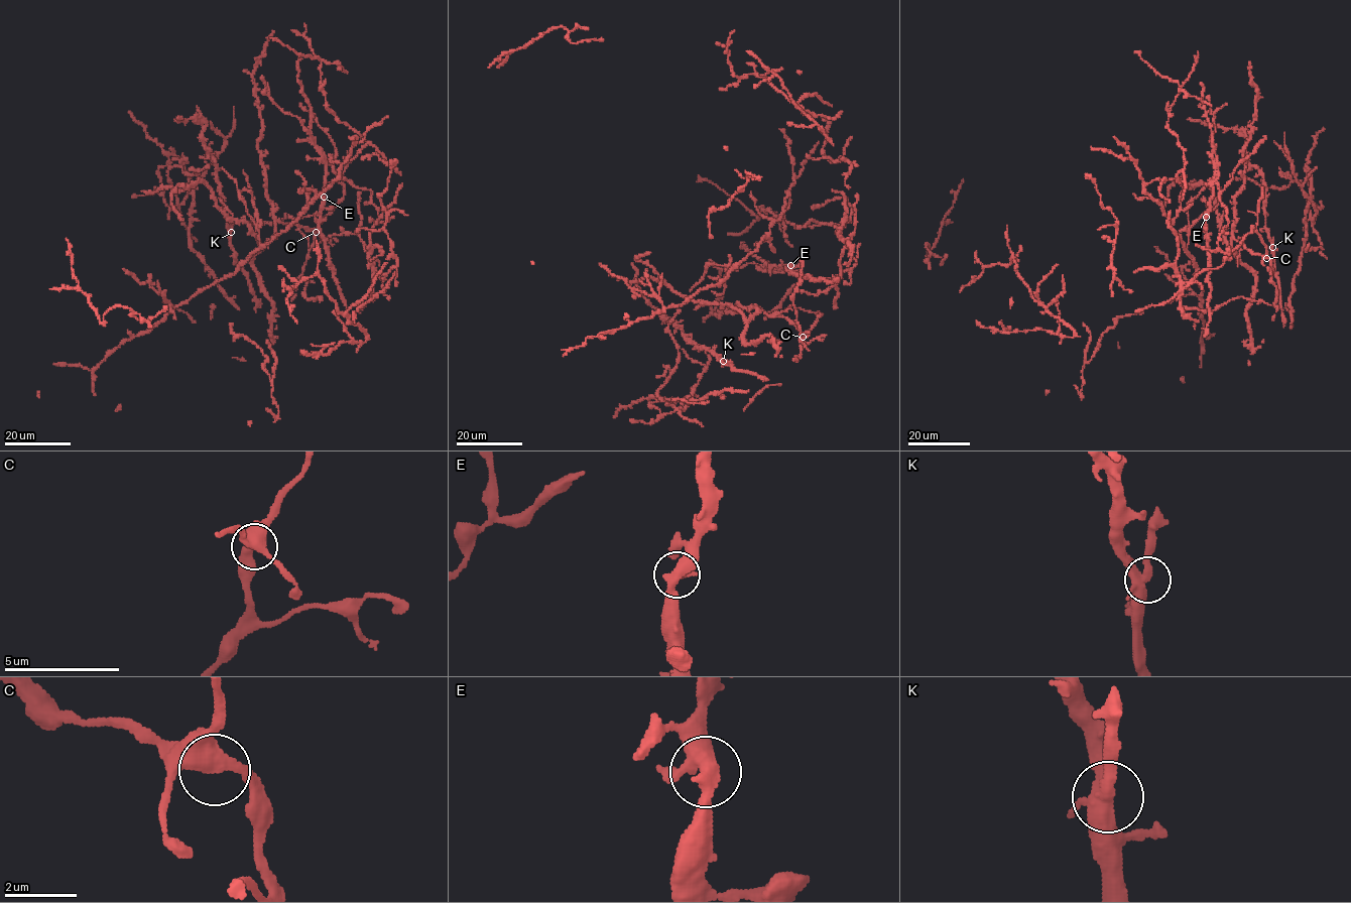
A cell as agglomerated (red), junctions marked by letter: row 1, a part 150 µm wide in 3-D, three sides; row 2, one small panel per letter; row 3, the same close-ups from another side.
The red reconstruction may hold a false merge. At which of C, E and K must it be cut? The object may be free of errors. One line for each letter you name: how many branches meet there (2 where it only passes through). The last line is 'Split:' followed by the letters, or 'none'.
Split: none

